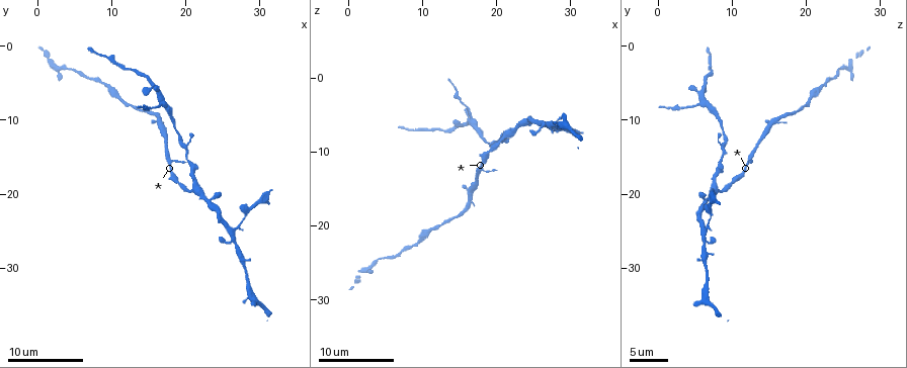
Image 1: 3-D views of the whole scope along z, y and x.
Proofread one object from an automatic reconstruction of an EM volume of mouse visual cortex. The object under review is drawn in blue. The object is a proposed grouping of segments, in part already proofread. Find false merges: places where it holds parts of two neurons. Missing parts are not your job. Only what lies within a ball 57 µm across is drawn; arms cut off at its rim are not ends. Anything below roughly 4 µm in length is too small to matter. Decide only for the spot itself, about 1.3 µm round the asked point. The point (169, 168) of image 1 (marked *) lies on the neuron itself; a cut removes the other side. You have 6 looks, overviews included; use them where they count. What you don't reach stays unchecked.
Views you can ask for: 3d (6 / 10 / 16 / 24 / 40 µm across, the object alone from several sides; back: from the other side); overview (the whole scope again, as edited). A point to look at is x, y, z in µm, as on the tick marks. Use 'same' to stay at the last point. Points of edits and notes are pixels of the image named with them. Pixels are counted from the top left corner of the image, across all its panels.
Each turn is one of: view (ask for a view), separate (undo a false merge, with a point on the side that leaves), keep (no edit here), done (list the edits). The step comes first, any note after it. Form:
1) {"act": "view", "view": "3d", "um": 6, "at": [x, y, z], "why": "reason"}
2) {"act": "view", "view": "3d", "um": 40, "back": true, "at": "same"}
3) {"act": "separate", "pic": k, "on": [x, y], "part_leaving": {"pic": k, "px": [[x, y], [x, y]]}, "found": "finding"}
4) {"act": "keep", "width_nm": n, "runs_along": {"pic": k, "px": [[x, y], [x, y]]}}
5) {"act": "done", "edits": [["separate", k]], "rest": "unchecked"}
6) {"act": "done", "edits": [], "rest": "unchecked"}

{"act": "view", "view": "3d", "um": 10, "at": [17.0, 7.5, 5.5], "why": "arms part here"}

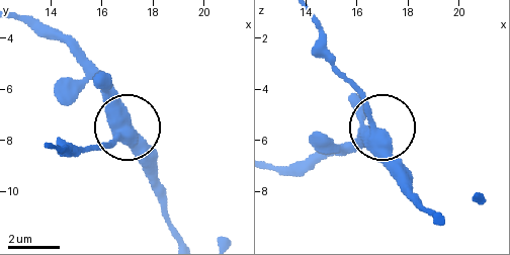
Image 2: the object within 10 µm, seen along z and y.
{"act": "separate", "pic": 2, "on": [113, 140], "part_leaving": {"pic": 2, "px": [[128, 135], [88, 148], [54, 148]]}, "found": "two neurons meet here"}

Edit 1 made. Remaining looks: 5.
{"act": "view", "view": "3d", "um": 16, "at": [21.0, 18.5, 7.5]}

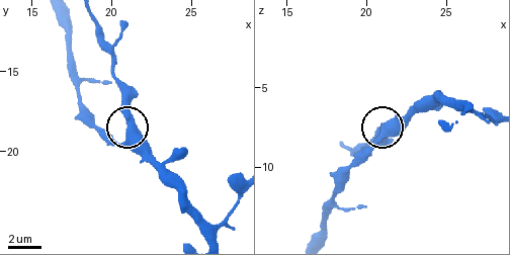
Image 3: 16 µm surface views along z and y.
{"act": "keep", "width_nm": 490, "runs_along": {"pic": 3, "px": [[77, 97], [116, 141], [131, 131], [152, 155]]}, "found": "all the same neuron"}

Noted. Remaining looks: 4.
{"act": "view", "view": "3d", "um": 16, "at": [26.5, 25.0, 6.5]}

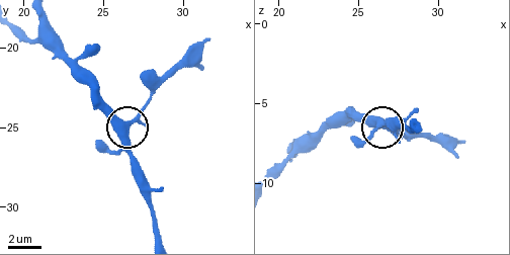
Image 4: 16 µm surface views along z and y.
{"act": "keep", "runs_along": {"pic": 4, "px": [[17, 25], [46, 45], [122, 122], [129, 122], [154, 95]]}, "found": "continuous, no second neuron"}

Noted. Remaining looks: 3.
{"act": "done", "edits": [["separate", 2]], "rest": "unchecked"}

